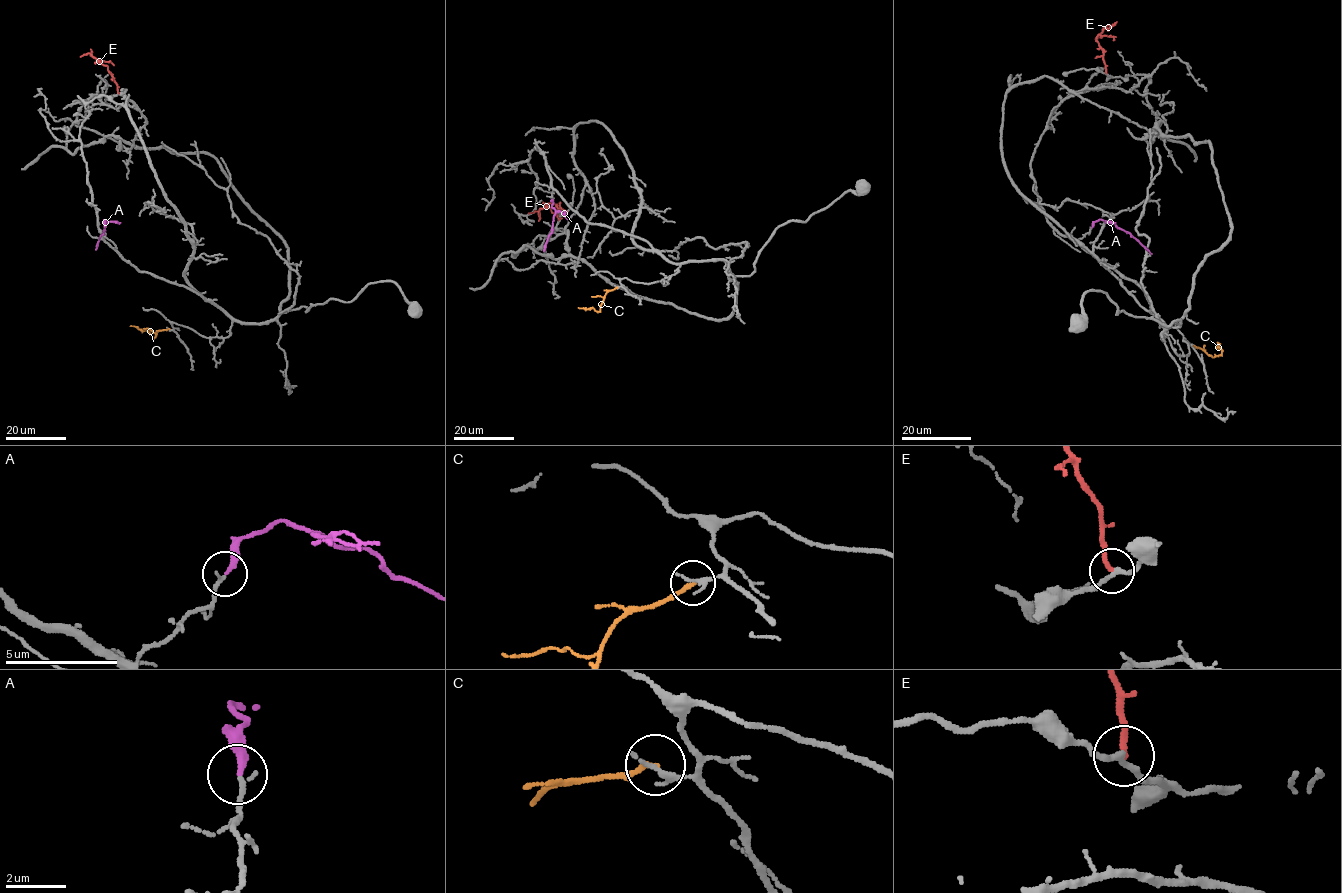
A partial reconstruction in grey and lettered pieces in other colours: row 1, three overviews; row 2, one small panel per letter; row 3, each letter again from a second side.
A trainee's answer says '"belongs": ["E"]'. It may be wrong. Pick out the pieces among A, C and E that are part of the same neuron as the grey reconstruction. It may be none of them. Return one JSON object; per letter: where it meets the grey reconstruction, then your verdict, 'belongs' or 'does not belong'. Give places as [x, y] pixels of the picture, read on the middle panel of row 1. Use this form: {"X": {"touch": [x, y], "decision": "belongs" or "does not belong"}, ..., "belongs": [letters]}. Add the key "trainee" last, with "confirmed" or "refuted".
{"A": {"touch": [552, 199], "decision": "belongs"}, "C": {"touch": [617, 287], "decision": "does not belong"}, "E": {"touch": [566, 211], "decision": "does not belong"}, "belongs": ["A"], "trainee": "refuted"}

